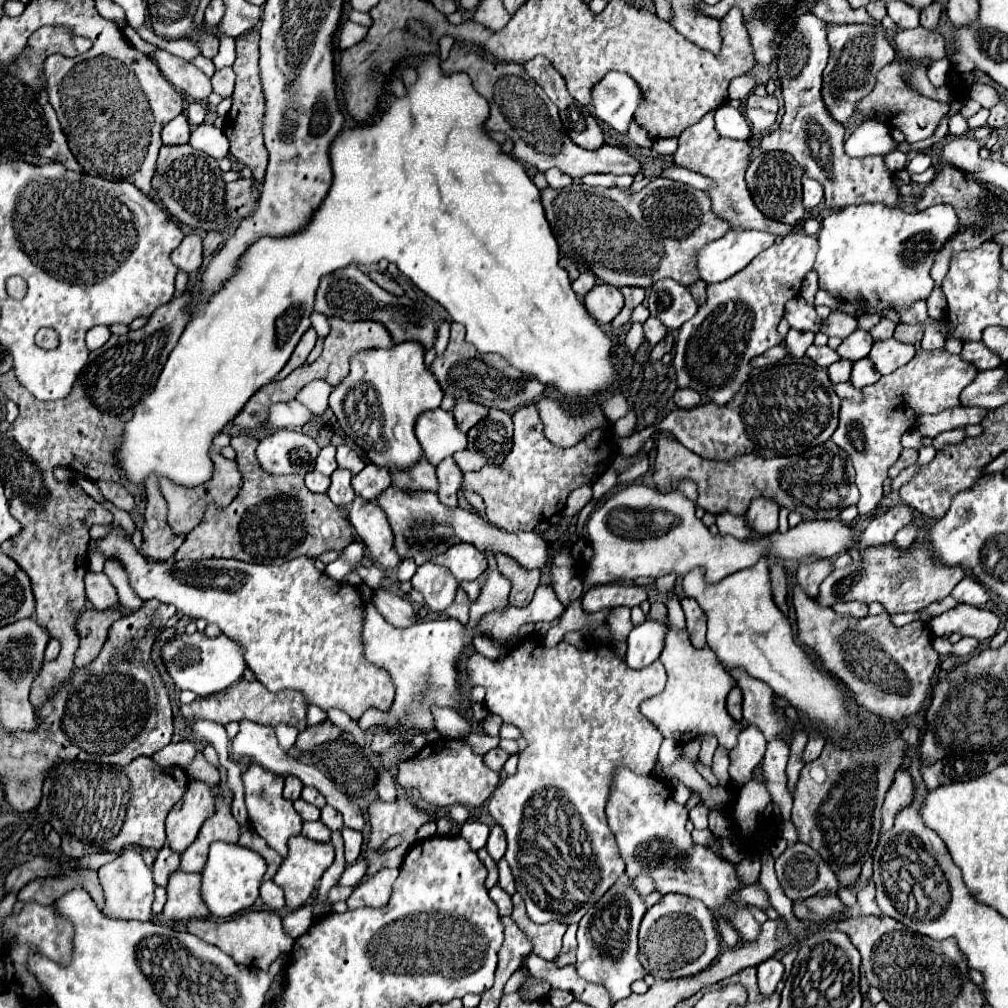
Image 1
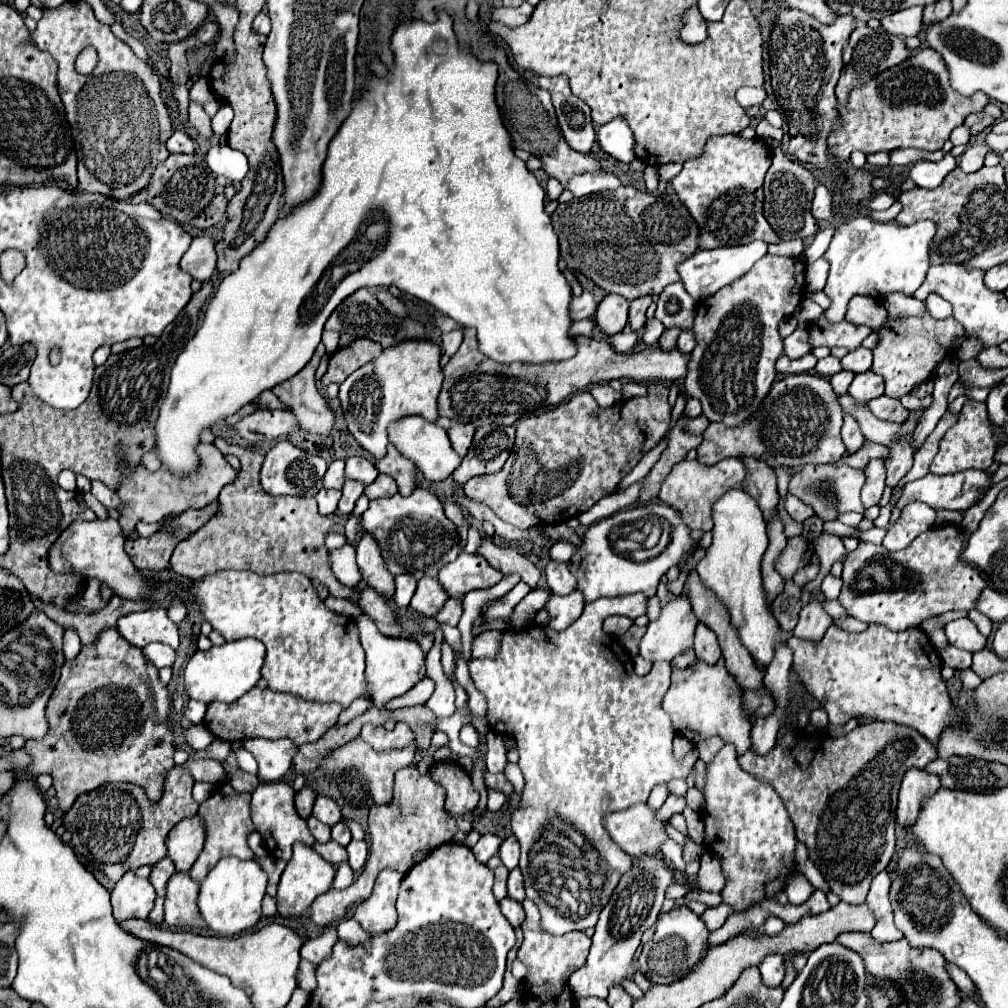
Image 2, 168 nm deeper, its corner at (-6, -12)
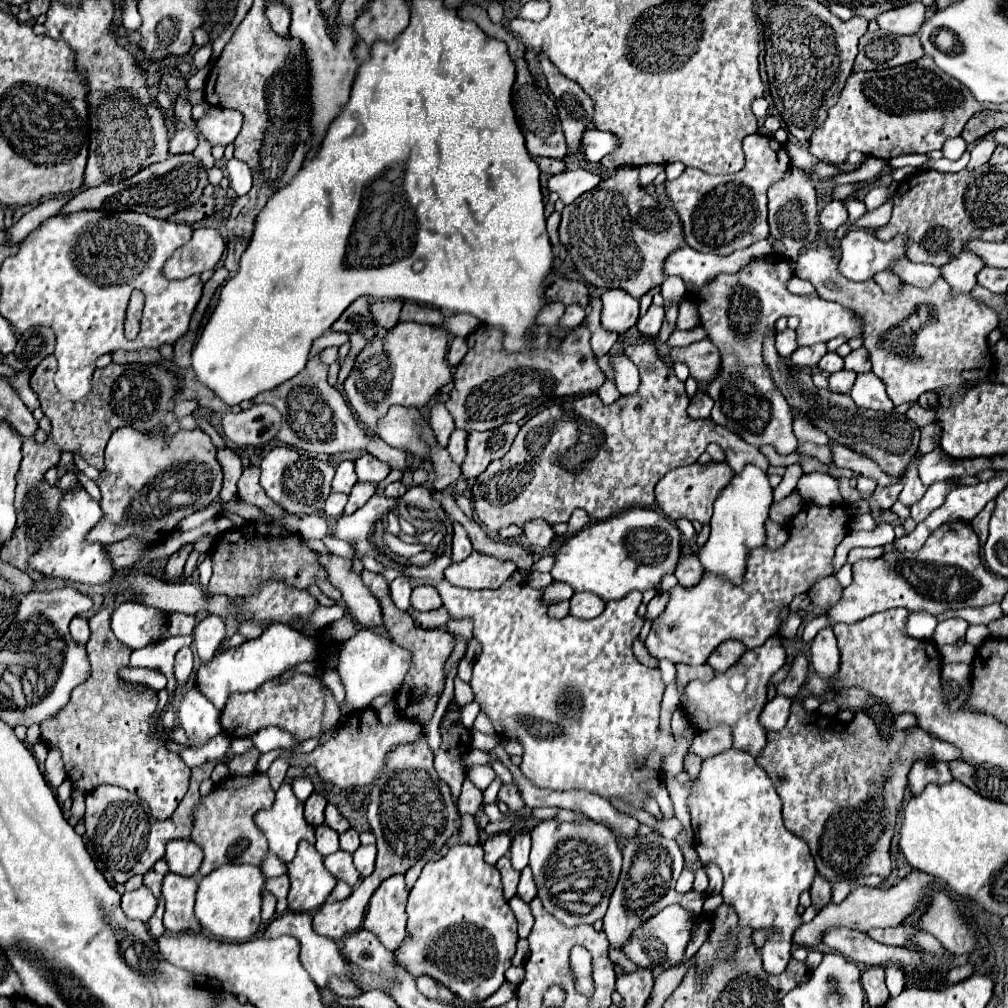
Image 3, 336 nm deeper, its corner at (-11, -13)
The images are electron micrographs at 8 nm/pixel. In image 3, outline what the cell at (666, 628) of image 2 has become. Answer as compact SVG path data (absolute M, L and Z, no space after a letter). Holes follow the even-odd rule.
M804 504L802 510L786 524L788 540L784 546L780 546L778 550L770 550L770 548L762 546L762 548L754 548L750 552L750 556L746 558L748 564L746 564L744 580L740 586L734 586L734 584L730 584L730 580L714 576L712 572L704 572L702 580L696 584L696 588L680 588L680 584L676 584L674 588L668 590L670 598L668 598L666 610L652 622L652 630L646 638L648 652L658 660L666 658L674 664L678 664L678 662L704 664L708 660L708 656L712 654L712 650L716 650L726 640L738 640L746 648L762 646L770 636L778 634L780 612L790 606L794 596L808 592L812 588L814 580L818 580L822 576L830 576L834 572L834 564L832 564L834 552L836 552L836 546L848 534L848 522L850 522L850 516L848 516L848 510L844 504L840 504L840 506Z

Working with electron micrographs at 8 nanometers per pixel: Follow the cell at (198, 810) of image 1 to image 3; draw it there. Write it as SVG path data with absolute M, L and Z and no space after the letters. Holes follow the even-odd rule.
M172 840L166 844L164 860L170 872L180 876L194 876L202 864L202 850L192 840Z

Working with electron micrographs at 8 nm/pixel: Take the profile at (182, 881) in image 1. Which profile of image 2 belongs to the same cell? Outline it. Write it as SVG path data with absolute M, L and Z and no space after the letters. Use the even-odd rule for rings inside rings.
M175 873L167 883L165 923L171 929L201 929L205 921L197 911L199 883L187 873Z

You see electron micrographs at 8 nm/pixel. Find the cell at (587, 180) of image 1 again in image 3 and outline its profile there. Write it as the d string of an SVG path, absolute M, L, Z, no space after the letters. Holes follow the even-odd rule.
M578 168L578 170L566 170L566 172L550 176L546 182L546 188L550 192L558 192L558 196L564 204L570 204L580 194L592 190L598 182L600 182L600 176Z

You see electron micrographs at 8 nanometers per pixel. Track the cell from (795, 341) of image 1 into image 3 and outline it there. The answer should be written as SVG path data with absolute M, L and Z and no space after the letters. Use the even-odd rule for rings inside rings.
M784 330L784 332L776 334L776 350L782 358L788 358L796 348L798 348L798 344L796 344L796 332L794 330Z

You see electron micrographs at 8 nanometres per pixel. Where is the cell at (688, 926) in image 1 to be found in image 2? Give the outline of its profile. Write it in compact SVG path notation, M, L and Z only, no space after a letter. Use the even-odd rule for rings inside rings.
M673 907L669 913L661 915L657 921L653 937L641 945L639 951L639 971L653 983L673 983L681 975L689 973L709 951L709 929L701 915L695 915L689 907Z

